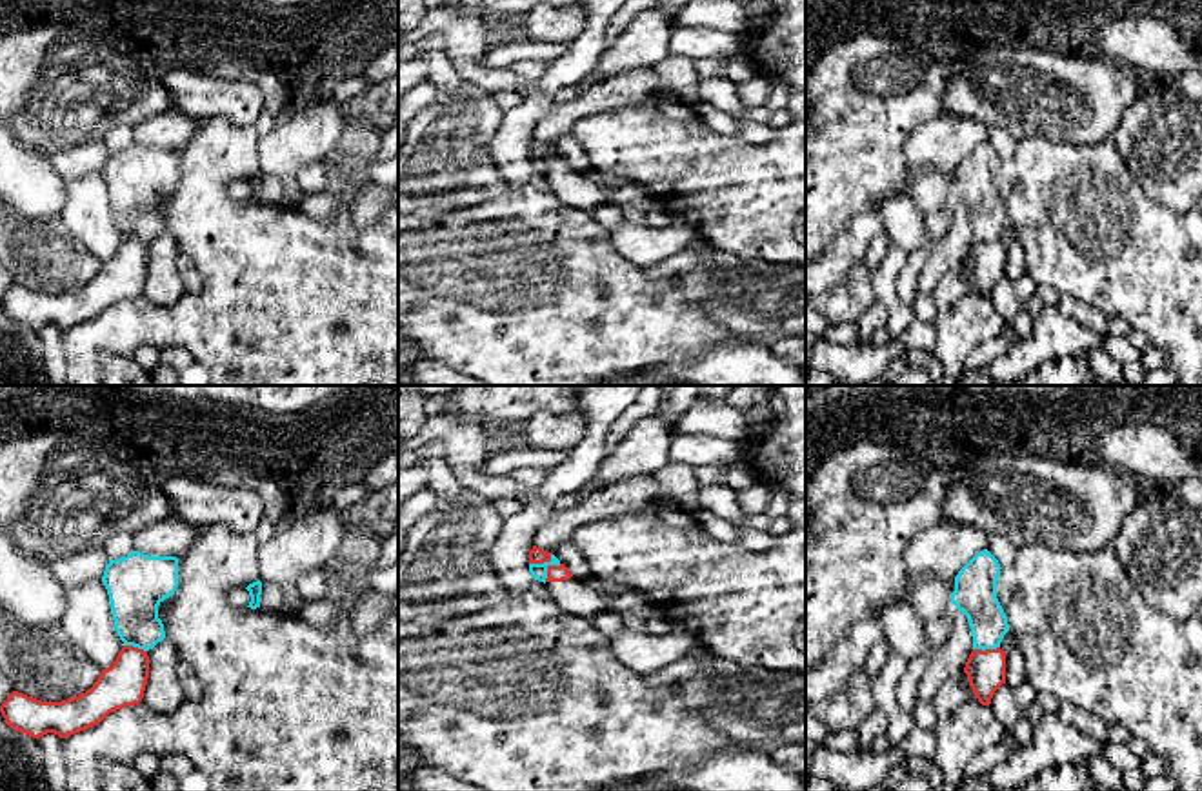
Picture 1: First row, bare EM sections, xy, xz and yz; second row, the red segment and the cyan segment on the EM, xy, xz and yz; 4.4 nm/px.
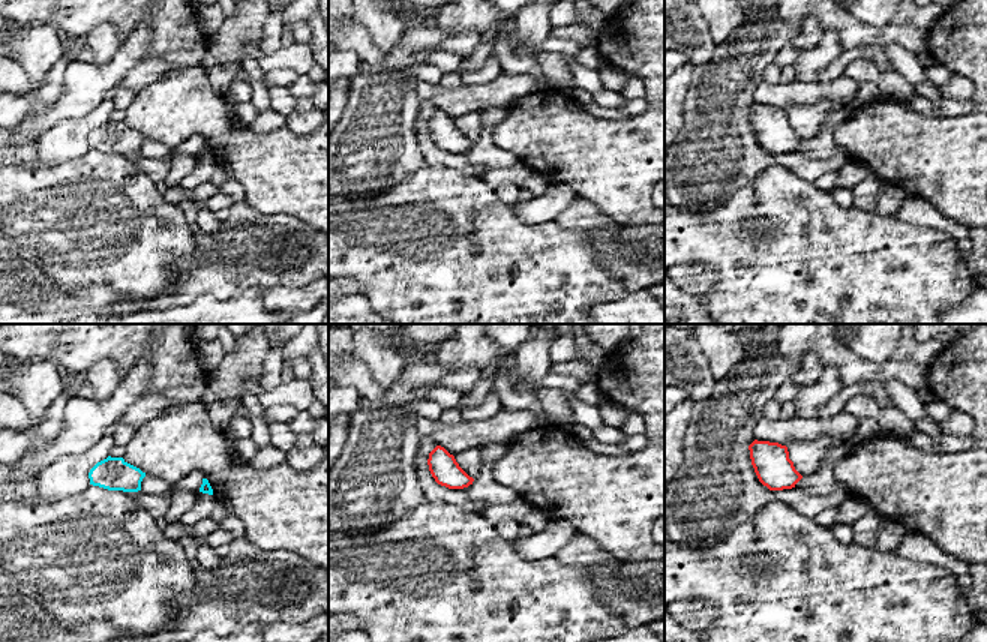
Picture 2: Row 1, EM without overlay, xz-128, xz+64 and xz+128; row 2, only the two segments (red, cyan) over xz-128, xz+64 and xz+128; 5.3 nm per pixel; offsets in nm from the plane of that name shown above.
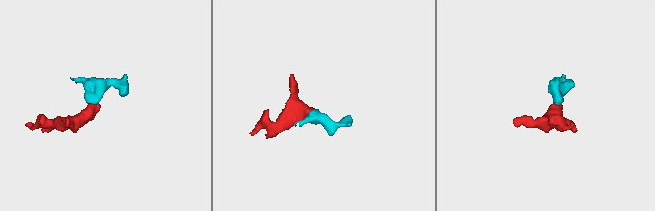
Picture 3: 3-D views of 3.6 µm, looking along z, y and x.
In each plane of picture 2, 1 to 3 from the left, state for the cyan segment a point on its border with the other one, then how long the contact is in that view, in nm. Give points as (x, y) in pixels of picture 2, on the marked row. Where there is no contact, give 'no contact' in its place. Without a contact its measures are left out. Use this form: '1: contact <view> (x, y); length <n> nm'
1: no contact
2: no contact
3: no contact

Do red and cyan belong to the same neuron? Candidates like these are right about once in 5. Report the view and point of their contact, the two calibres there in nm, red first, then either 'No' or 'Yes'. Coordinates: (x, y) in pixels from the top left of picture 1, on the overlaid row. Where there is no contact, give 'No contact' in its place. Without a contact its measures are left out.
Touches red at xz (546, 560). Thickness 70 nm (red) against 80 nm. No

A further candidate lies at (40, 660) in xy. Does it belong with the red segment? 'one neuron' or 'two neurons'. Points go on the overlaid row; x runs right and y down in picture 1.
two neurons

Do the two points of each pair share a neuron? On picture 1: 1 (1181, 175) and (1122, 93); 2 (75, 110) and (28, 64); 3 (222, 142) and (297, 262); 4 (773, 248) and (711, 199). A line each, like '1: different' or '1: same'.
1: different
2: same
3: same
4: same

